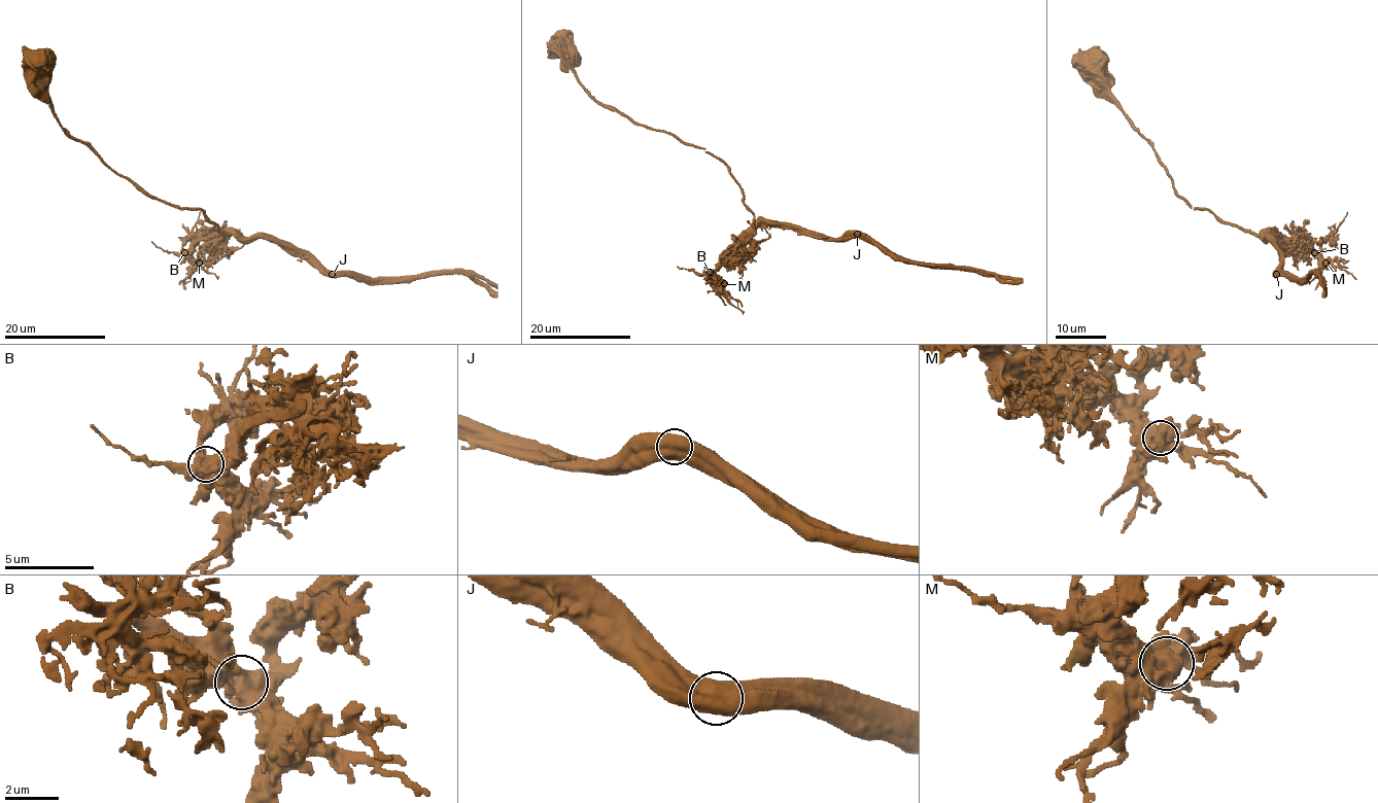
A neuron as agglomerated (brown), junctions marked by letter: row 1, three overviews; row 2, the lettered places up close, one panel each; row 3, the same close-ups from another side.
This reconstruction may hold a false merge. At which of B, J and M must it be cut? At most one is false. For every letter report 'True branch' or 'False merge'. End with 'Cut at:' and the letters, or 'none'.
B: True branch
J: False merge
M: True branch
Cut at: J

